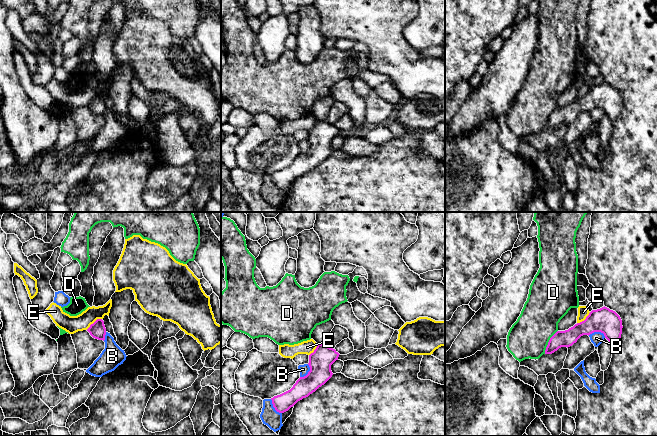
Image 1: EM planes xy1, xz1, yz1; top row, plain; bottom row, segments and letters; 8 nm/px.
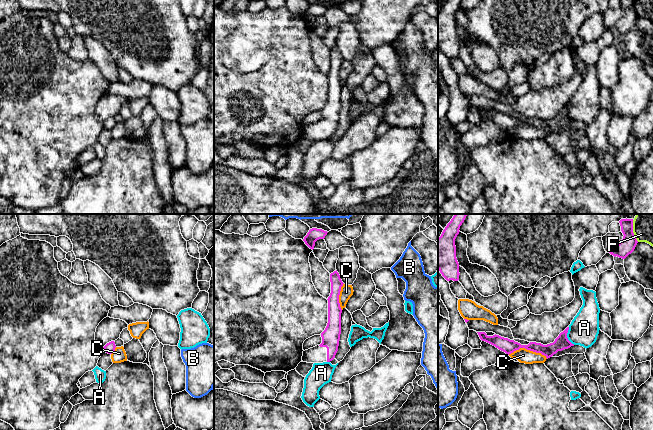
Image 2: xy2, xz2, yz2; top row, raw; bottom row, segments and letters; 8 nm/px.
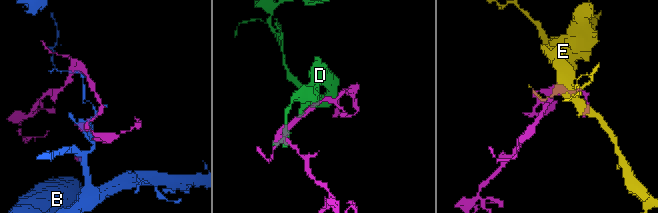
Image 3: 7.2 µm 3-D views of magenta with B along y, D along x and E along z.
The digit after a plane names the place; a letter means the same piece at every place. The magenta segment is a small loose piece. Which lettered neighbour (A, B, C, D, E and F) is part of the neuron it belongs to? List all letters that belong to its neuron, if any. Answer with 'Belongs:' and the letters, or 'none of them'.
Belongs: none of them

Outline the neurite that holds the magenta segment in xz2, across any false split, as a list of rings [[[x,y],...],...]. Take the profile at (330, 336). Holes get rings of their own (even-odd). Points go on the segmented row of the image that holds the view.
[[[334,271],[330,274],[331,293],[328,297],[328,323],[321,333],[322,343],[313,348],[303,351],[302,361],[307,363],[330,362],[335,358],[338,351],[341,334],[341,313],[339,295],[343,282],[339,273]]]

